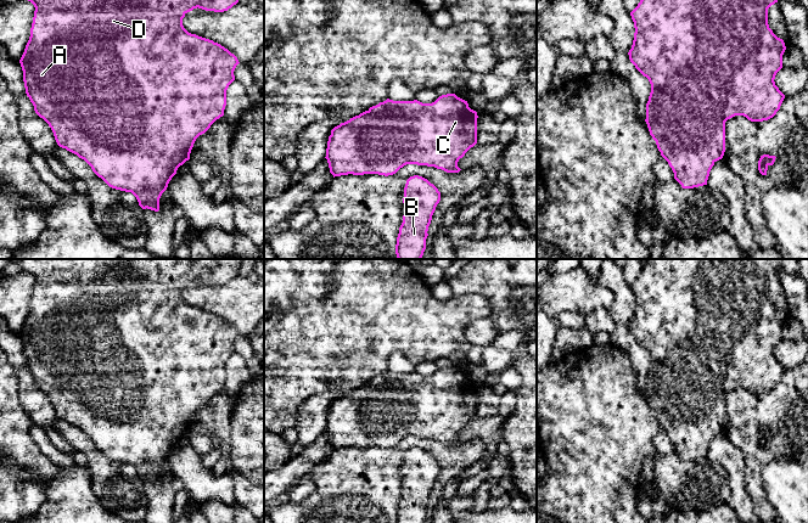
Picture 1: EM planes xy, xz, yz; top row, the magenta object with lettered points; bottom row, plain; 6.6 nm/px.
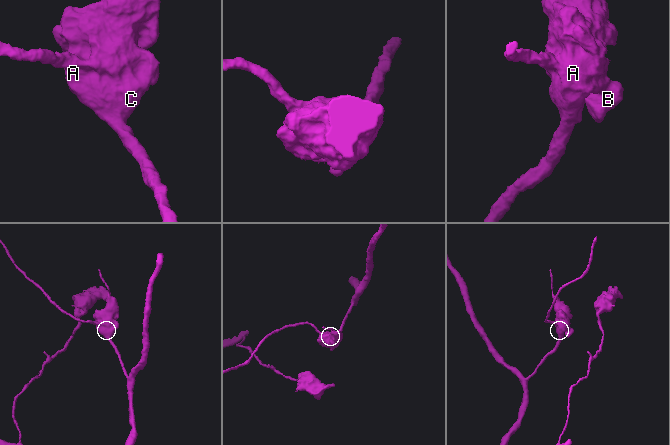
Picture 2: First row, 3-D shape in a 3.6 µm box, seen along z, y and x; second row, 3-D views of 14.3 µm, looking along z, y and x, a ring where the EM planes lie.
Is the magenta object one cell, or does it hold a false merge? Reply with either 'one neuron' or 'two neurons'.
one neuron

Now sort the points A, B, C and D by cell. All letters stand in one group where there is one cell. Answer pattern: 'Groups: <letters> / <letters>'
Groups: A B C D

